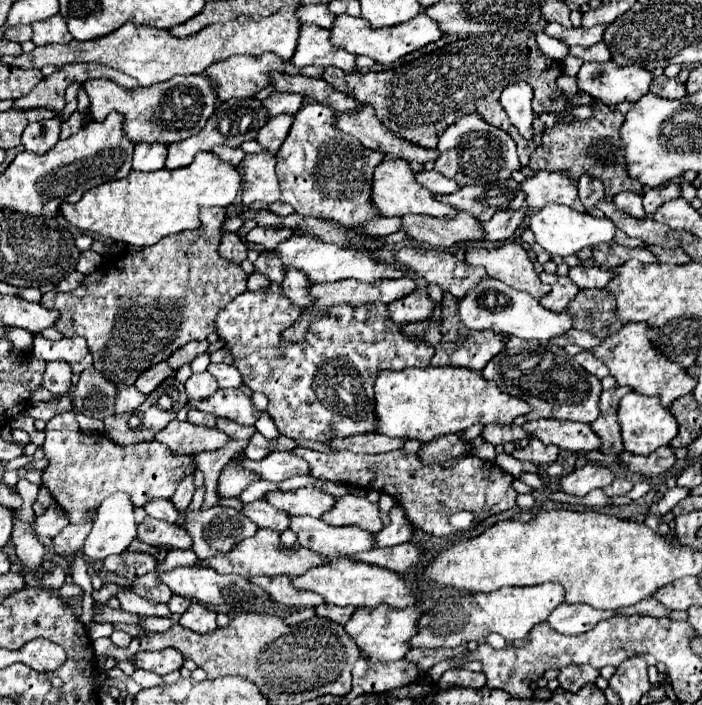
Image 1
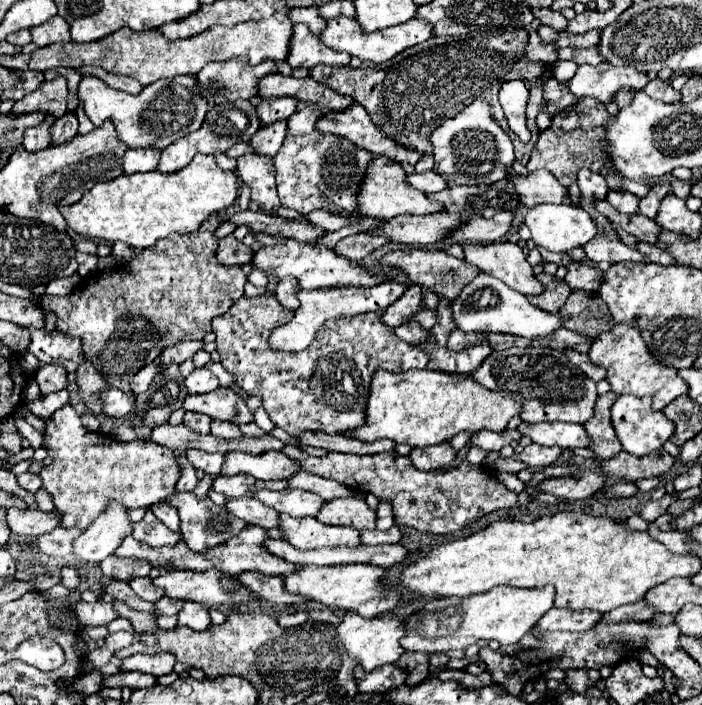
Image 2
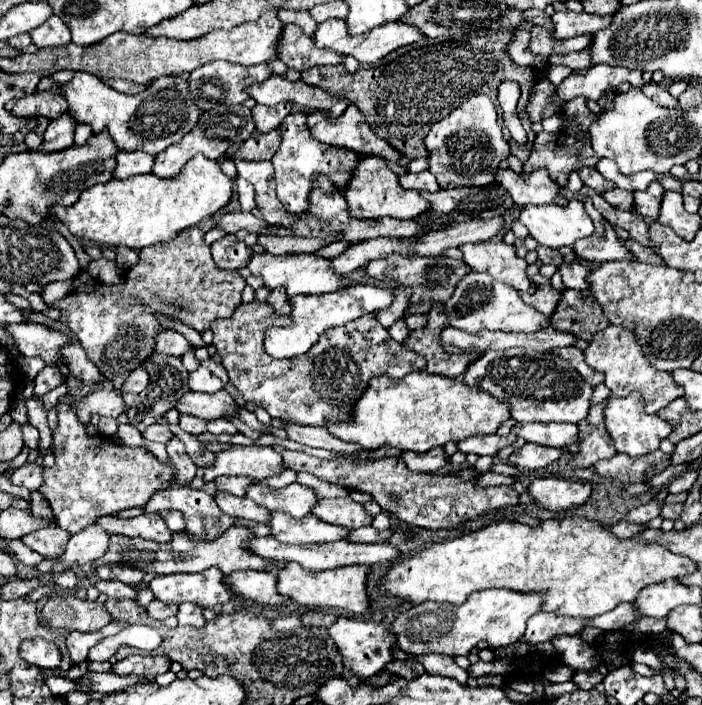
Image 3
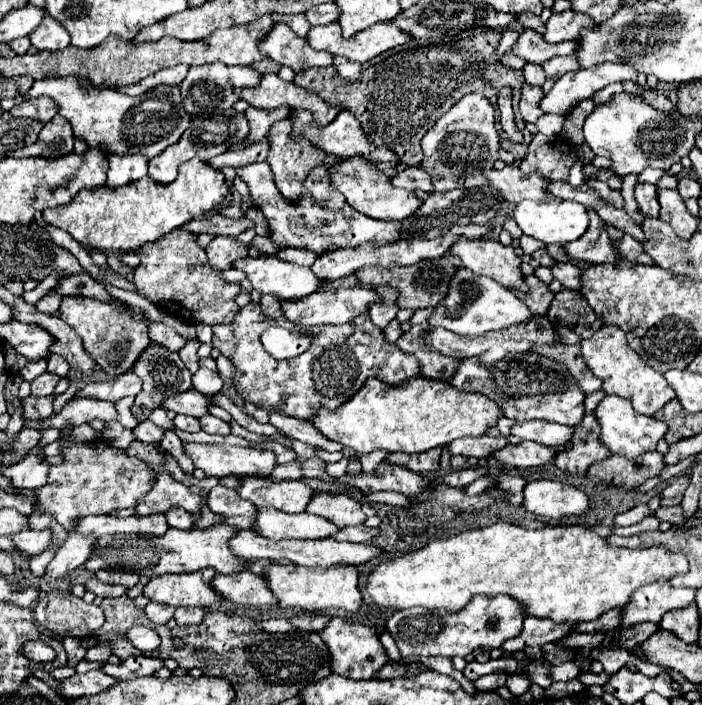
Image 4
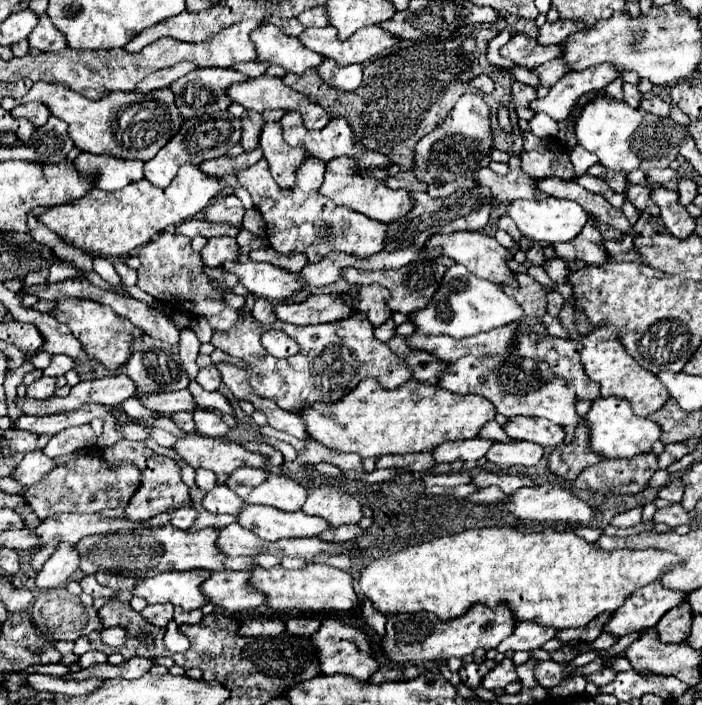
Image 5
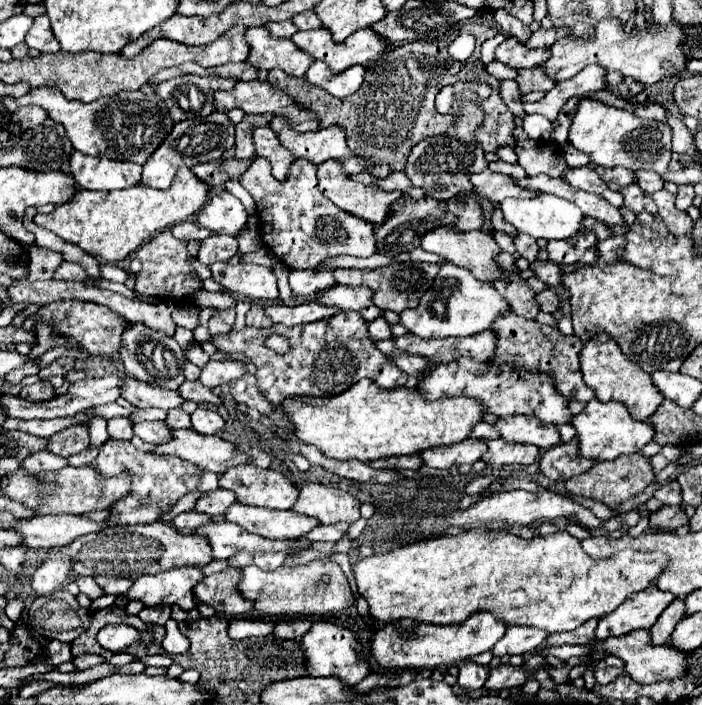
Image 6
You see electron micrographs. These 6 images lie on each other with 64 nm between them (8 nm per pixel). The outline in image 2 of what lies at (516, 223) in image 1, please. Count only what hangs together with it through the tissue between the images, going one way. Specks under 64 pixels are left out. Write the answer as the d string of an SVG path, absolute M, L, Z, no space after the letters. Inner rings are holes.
M496 212L492 218L472 218L454 232L456 244L494 244L508 234L514 222L514 212Z

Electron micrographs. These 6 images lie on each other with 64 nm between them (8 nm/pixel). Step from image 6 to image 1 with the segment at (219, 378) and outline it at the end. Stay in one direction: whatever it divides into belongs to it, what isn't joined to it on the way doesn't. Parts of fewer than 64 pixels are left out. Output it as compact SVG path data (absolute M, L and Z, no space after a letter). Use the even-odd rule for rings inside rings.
M204 372L204 374L192 374L184 384L184 388L188 400L206 400L218 390L218 384L210 372Z

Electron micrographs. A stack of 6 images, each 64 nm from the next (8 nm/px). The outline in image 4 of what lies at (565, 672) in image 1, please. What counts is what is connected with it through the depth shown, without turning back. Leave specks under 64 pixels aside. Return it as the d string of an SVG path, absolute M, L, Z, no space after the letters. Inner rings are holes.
M582 672L582 674L578 674L578 680L588 688L588 686L594 686L594 684L598 684L598 686L602 686L606 680L608 680L608 674L606 672L600 672L600 674L594 674L594 672Z

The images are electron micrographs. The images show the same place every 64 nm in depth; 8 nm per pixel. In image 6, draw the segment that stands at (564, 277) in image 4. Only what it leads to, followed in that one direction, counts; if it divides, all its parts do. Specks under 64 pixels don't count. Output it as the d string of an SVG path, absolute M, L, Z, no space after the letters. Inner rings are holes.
M534 262L532 266L530 266L534 272L536 272L536 276L546 284L546 286L550 286L550 288L554 288L554 286L558 286L560 284L560 280L562 280L562 272L560 272L560 266L558 264L554 264L554 262Z

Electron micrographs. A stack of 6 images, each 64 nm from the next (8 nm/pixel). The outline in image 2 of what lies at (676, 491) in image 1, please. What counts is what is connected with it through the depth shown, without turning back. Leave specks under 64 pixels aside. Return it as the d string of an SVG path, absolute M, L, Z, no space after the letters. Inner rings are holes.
M676 492L664 494L662 500L650 500L650 502L644 506L644 510L640 512L640 516L642 516L646 522L654 522L660 514L664 514L664 512L668 510L668 506L670 506L674 500L678 500L678 494L676 494Z

